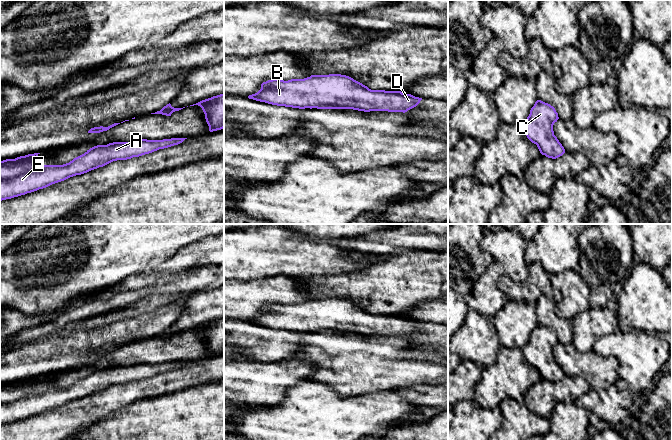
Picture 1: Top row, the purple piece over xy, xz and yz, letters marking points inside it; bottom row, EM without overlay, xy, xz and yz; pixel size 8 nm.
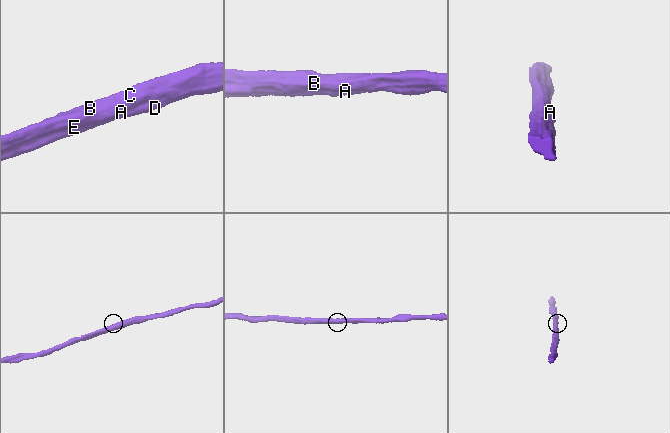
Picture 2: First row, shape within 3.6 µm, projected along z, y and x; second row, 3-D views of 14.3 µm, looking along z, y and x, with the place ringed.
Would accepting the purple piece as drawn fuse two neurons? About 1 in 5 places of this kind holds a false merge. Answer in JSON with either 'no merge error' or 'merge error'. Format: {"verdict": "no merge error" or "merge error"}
{"verdict": "no merge error"}

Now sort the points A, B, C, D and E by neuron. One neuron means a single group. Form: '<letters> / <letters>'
A B C D E

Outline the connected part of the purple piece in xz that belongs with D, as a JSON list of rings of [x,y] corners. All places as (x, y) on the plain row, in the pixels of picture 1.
[[[341,298],[311,299],[288,305],[272,303],[261,308],[261,313],[248,320],[260,326],[292,332],[353,333],[358,335],[407,336],[416,331],[422,322],[401,315],[371,314],[353,302]]]

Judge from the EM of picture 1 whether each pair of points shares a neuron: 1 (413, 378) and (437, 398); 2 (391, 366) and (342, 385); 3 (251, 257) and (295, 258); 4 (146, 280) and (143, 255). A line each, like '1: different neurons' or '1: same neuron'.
1: different neurons
2: same neuron
3: same neuron
4: different neurons

